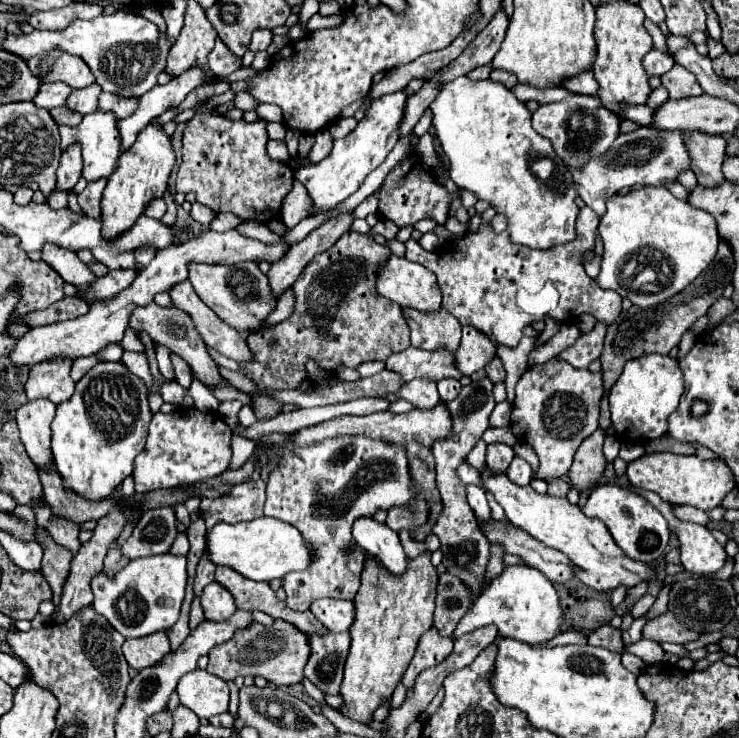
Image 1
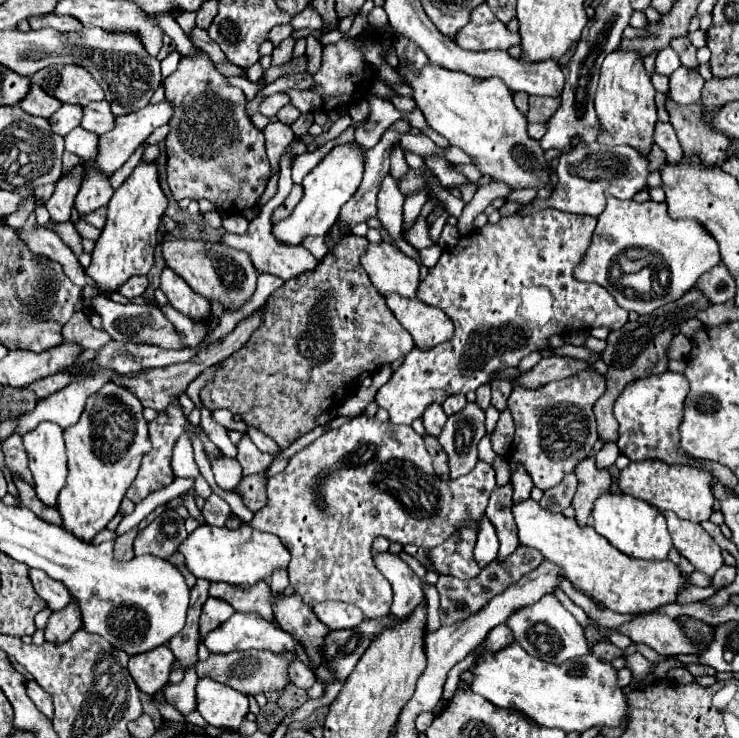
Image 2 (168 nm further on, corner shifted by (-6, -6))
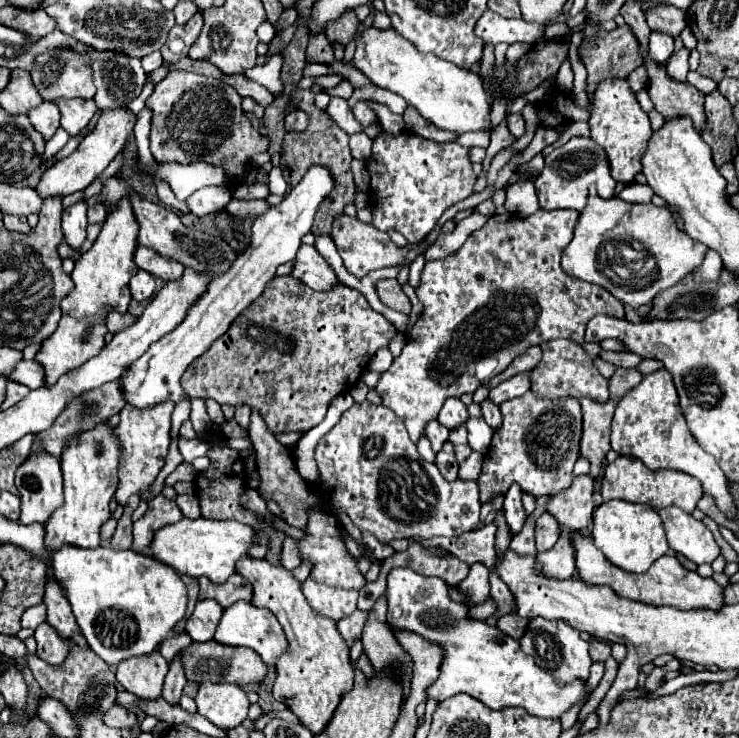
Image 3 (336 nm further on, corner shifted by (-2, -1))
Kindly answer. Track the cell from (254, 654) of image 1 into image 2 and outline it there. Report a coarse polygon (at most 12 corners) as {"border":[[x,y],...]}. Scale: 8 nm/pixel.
{"border":[[210,653],[196,665],[244,695],[282,691],[290,655]]}

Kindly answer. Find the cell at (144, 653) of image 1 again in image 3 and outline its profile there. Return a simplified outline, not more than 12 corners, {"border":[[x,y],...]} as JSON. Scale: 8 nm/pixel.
{"border":[[158,650],[132,656],[116,680],[144,700],[162,694],[168,662]]}

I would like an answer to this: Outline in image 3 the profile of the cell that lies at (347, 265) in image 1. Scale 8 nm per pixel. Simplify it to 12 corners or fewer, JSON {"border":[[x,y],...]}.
{"border":[[276,276],[188,366],[190,398],[308,432],[396,326]]}

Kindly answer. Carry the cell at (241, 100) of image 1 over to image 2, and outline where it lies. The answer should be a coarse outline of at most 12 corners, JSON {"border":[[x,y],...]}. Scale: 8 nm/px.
{"border":[[286,93],[266,97],[260,103],[260,113],[274,117],[290,103]]}

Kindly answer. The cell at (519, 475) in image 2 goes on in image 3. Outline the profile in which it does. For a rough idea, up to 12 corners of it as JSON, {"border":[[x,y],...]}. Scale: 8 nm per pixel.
{"border":[[512,484],[504,498],[506,522],[512,534],[524,524],[522,488]]}

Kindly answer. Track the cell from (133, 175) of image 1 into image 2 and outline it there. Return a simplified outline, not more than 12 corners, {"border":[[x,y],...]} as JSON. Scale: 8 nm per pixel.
{"border":[[154,163],[114,191],[84,271],[108,297],[154,261],[166,195]]}

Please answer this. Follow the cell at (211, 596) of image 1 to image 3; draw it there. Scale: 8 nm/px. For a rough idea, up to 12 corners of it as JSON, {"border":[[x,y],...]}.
{"border":[[198,600],[186,632],[208,642],[222,616],[216,600]]}

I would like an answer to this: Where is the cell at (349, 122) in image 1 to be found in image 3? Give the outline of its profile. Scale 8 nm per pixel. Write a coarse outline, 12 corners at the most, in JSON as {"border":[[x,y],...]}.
{"border":[[366,132],[350,136],[354,158],[366,162],[372,156],[372,140]]}

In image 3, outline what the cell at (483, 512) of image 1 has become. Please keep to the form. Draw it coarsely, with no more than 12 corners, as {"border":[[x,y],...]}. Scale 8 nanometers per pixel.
{"border":[[484,562],[470,566],[460,582],[468,594],[468,606],[484,602],[490,594],[488,568]]}

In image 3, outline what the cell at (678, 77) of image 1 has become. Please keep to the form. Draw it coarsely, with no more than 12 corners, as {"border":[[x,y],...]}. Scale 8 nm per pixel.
{"border":[[688,48],[674,52],[666,64],[670,78],[686,82]]}

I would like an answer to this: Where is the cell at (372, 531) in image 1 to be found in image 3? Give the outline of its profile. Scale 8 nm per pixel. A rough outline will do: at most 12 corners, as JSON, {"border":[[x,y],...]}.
{"border":[[392,568],[388,624],[444,646],[438,702],[558,720],[592,696],[562,686],[518,640],[448,598],[440,578]]}

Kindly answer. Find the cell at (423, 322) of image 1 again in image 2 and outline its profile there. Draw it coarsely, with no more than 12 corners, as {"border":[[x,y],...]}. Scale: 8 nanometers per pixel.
{"border":[[386,295],[386,305],[430,349],[452,337],[444,311],[418,299]]}

